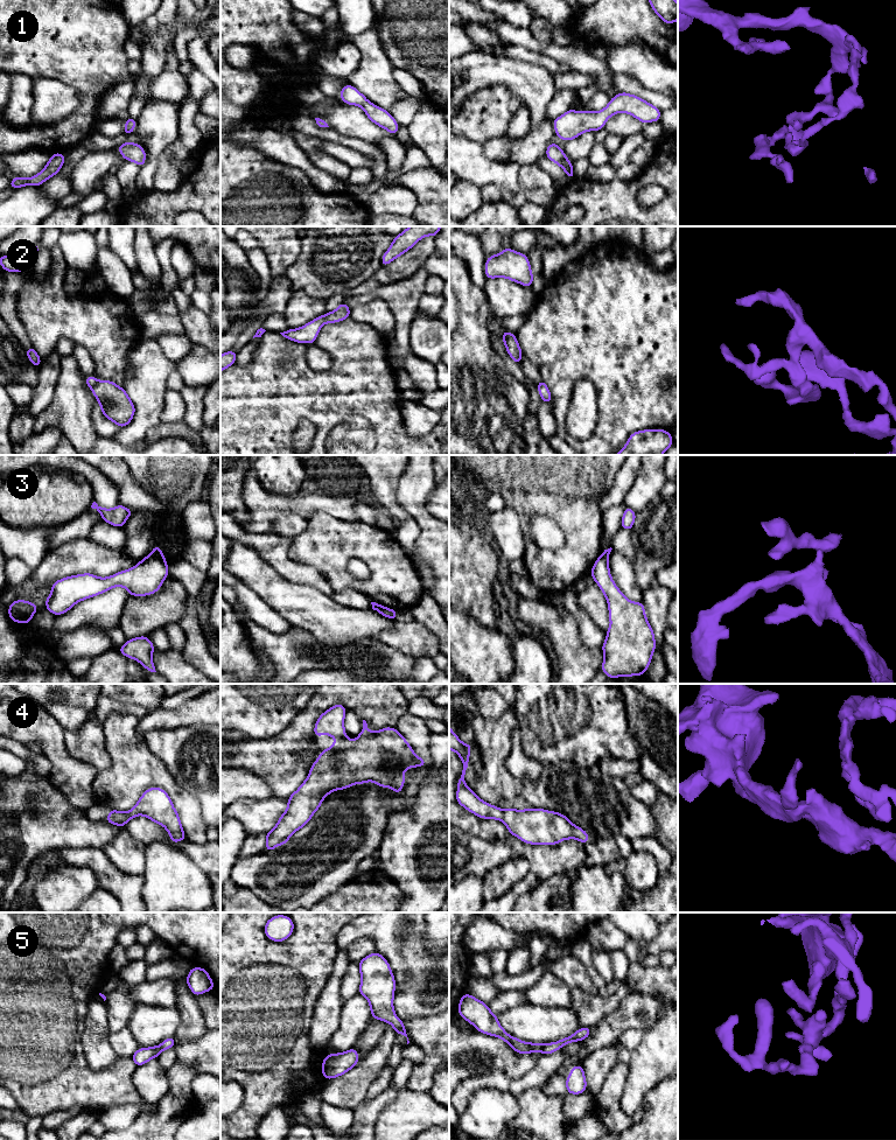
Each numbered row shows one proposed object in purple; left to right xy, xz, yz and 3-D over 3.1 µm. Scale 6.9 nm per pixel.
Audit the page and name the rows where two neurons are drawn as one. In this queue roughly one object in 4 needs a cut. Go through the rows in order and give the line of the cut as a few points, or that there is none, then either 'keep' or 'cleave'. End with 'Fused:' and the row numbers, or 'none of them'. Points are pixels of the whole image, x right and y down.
1: no cut; keep
2: cut in xy along (98, 380), (91, 389); cleave
3: cut in xy along (149, 554), (163, 561); cleave
4: no cut; keep
5: no cut; keep
Fused: 2, 3

